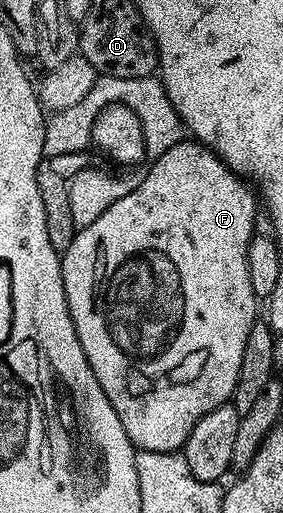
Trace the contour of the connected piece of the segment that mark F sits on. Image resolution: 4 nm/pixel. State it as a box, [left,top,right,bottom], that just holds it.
[61,142,260,452]

